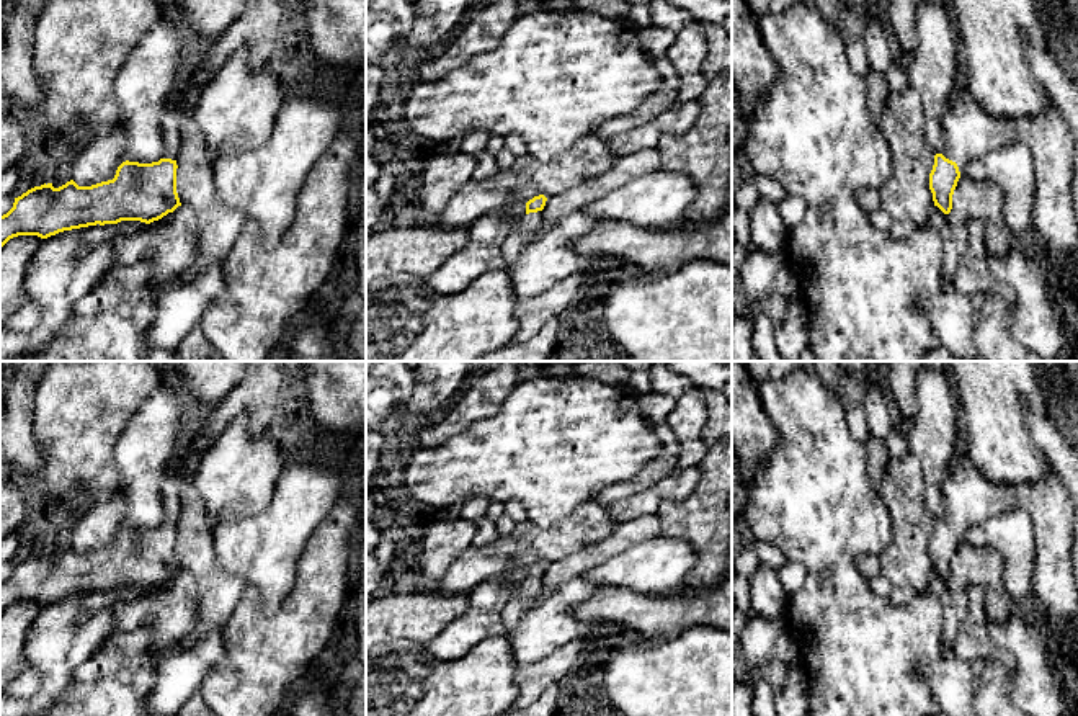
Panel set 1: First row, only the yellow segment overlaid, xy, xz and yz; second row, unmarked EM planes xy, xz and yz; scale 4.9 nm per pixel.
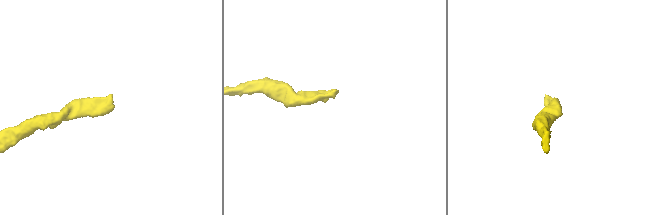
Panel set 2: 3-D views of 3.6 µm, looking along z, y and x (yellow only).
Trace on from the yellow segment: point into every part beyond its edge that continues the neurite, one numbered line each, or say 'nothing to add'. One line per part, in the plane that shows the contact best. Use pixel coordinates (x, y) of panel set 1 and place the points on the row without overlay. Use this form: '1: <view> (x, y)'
1: xz (521, 602)

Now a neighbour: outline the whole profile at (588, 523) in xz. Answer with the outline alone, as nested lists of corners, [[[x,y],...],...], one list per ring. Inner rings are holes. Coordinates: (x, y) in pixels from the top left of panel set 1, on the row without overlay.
[[[586,500],[570,515],[547,528],[531,521],[516,523],[510,535],[475,548],[467,548],[436,582],[446,593],[470,593],[482,582],[534,562],[560,561],[606,539],[616,528],[608,505]]]

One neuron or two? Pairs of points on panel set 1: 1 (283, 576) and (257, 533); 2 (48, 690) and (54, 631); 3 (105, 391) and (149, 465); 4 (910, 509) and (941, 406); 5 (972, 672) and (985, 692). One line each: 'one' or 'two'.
1: one
2: one
3: two
4: two
5: two

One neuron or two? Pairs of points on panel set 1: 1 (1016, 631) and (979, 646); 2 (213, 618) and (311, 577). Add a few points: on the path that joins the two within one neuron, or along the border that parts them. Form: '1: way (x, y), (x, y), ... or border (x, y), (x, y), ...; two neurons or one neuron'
1: border (988, 620), (988, 635), (1011, 654), (1013, 671); two neurons
2: border (247, 587), (221, 628); two neurons

